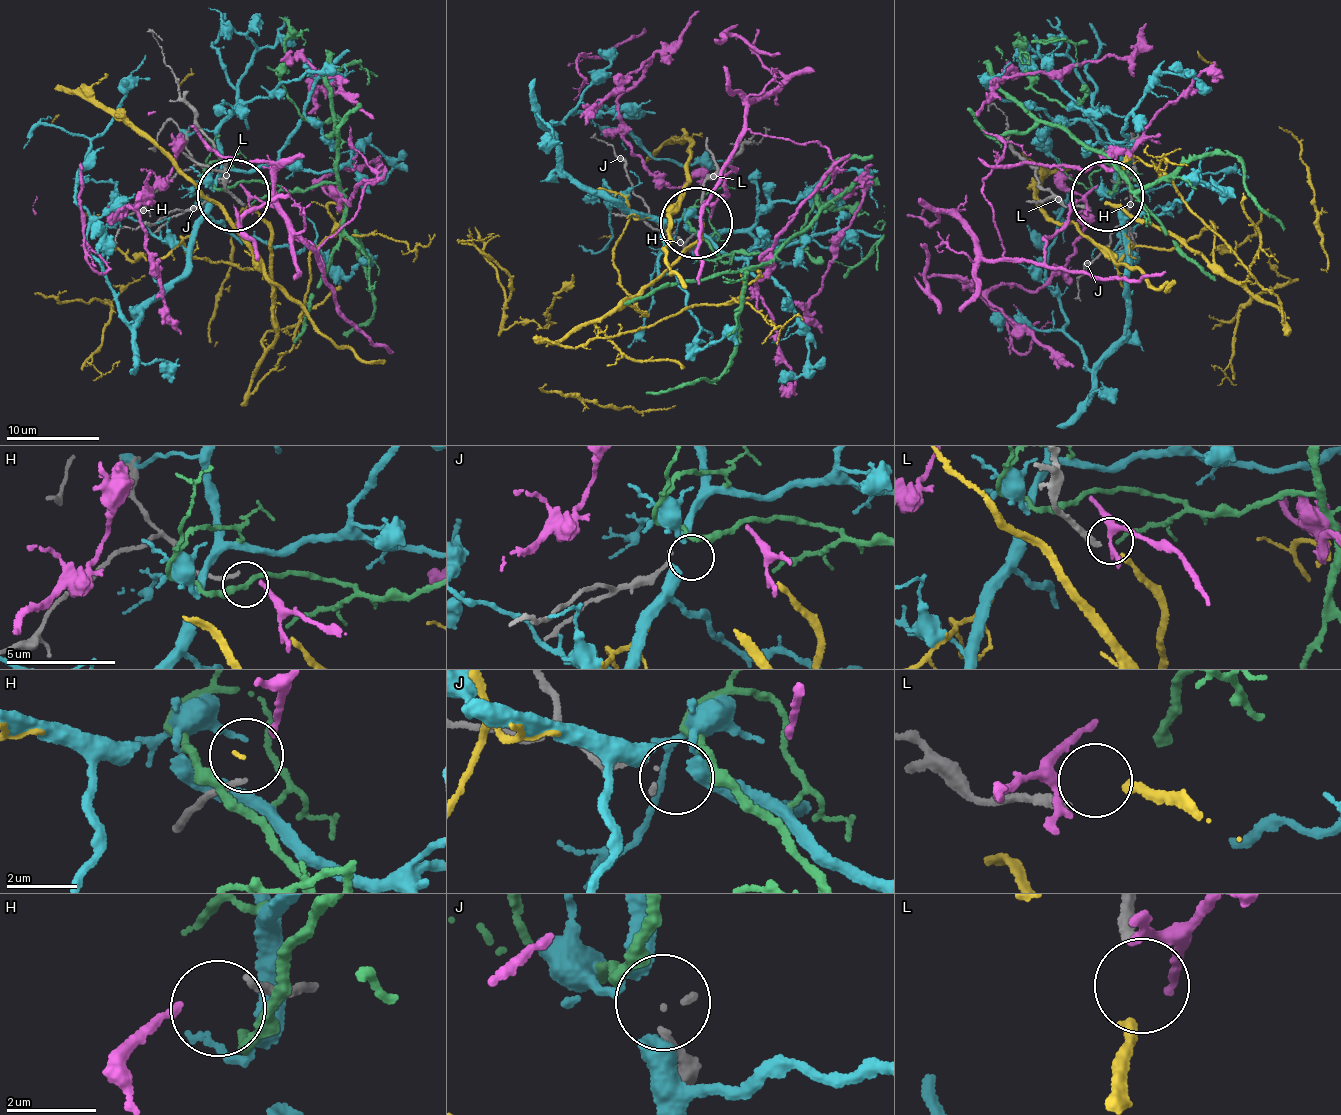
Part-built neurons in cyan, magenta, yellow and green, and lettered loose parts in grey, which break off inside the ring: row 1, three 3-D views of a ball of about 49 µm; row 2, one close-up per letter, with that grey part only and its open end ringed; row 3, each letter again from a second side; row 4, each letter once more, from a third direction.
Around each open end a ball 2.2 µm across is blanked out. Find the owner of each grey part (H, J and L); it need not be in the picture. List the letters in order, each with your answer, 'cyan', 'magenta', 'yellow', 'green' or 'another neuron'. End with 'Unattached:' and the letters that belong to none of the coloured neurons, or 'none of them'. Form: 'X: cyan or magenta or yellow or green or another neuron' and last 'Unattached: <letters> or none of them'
H: magenta
J: green
L: yellow
Unattached: none of them

